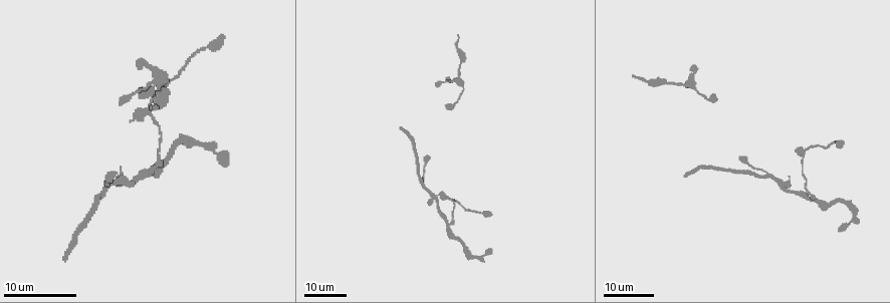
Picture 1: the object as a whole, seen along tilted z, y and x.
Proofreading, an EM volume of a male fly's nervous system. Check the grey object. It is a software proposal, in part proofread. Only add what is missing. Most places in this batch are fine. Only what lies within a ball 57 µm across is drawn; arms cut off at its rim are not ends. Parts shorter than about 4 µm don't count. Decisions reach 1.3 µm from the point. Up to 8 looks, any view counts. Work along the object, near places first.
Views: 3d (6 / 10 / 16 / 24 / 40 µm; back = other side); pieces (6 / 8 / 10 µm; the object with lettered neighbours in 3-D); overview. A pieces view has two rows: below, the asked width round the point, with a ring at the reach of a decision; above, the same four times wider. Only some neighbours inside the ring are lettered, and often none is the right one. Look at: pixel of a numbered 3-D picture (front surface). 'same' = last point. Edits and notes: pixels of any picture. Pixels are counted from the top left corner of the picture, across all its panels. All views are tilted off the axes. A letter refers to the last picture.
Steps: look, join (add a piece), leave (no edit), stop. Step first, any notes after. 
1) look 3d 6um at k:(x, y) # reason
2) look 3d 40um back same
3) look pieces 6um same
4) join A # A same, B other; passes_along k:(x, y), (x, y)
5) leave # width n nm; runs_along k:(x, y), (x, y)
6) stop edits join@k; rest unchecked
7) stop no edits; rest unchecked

look 3d 24um at 1:(223, 39) # end of a long branch

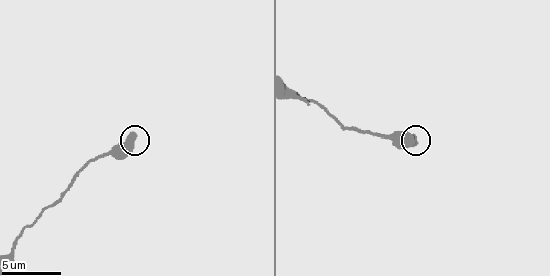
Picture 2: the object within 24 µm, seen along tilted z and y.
look pieces 8um at 2:(132, 136)

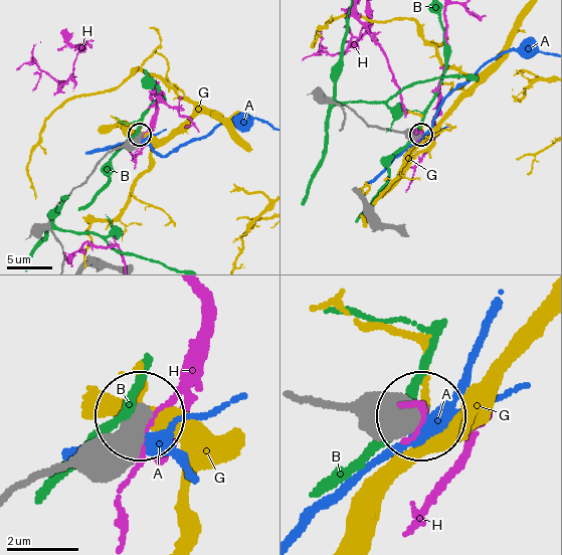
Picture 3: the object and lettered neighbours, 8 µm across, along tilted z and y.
leave # A other, B other, G other, H other; no lettered piece goes on from it

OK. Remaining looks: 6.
look 3d 24um at 1:(137, 63) # free end

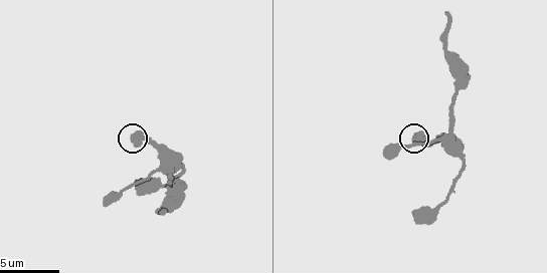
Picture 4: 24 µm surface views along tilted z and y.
look pieces 10um at 4:(134, 134)

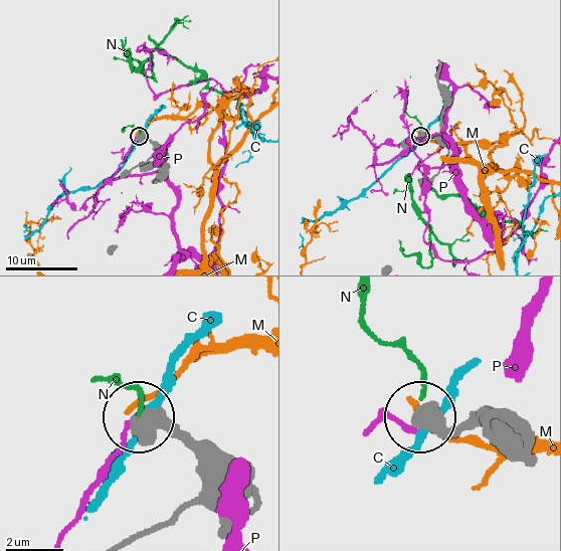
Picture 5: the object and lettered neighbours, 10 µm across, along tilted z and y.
leave # width 460 nm; C other, M other, N other, P other; none of them fits

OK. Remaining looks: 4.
look 3d 6um at 4:(385, 155) # branch stops here

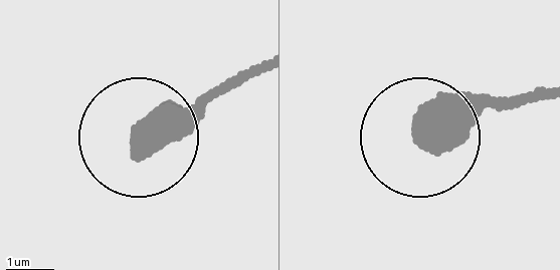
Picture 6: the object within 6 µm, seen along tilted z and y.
look pieces 6um at 6:(142, 146) # what lies round it

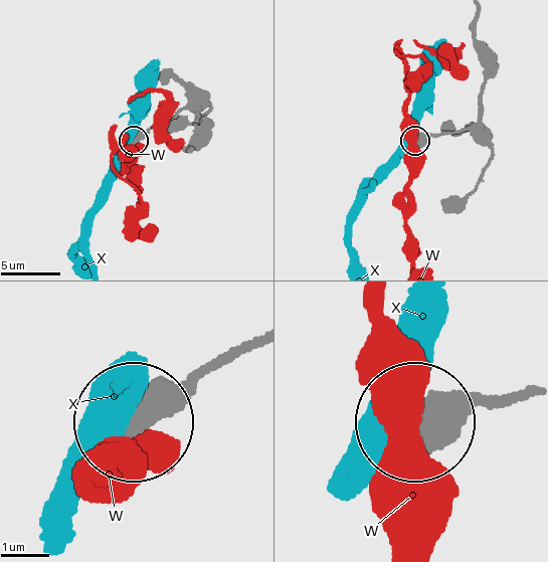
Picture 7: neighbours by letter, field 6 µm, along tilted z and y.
leave # W other, X other; none of them fits

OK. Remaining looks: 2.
look 3d 24um at 1:(130, 121) # thin end

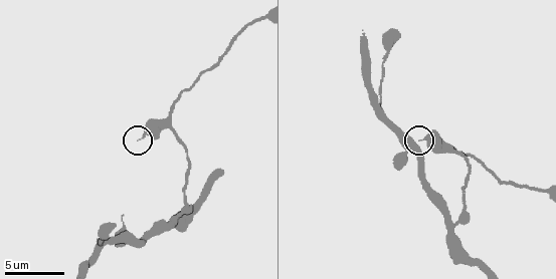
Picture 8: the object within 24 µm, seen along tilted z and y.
look pieces 8um at 8:(138, 139)

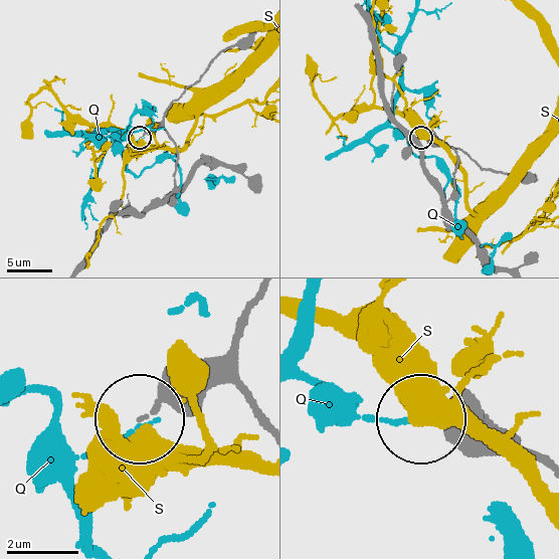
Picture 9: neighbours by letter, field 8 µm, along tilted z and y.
leave # Q other, S other; runs_along 9:(257, 407), (221, 383), (142, 414); none of them fits

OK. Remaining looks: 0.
stop no edits; rest unchecked

